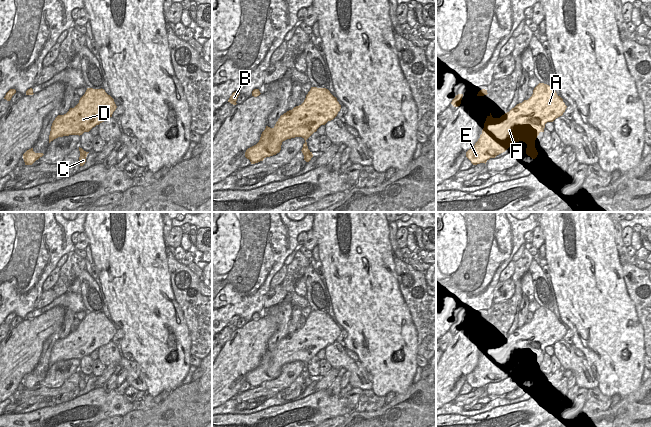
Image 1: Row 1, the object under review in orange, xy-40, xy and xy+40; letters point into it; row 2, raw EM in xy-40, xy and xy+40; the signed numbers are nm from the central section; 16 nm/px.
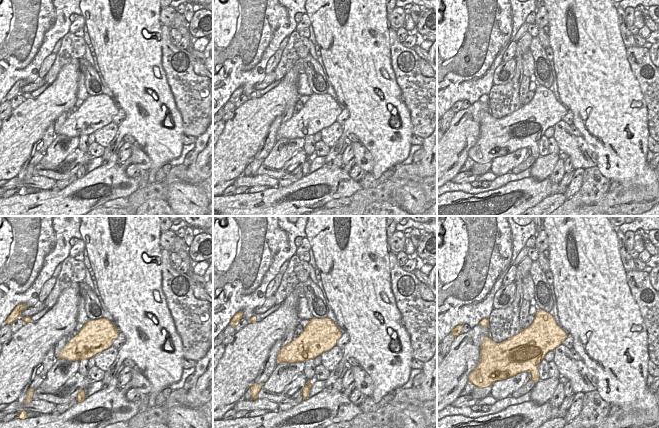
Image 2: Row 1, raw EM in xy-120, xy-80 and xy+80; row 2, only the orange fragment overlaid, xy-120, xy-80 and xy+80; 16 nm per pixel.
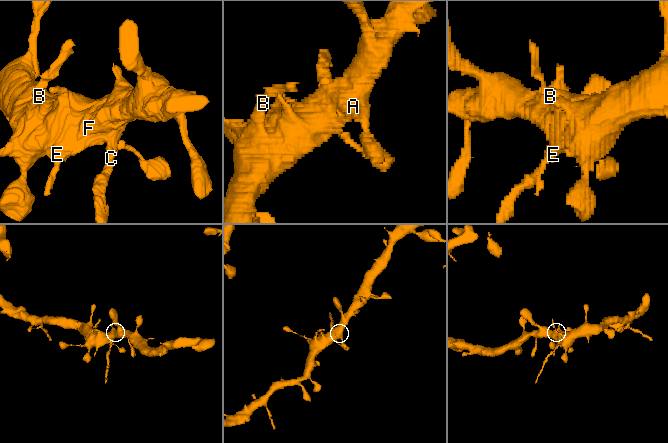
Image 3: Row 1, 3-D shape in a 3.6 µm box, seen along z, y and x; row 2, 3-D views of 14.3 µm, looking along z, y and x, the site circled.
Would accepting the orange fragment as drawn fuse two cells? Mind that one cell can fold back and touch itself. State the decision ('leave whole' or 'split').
split

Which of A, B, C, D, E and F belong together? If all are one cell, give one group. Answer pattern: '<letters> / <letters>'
A B D E F / C

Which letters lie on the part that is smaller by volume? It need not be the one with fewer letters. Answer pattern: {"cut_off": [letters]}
{"cut_off": ["C"]}

